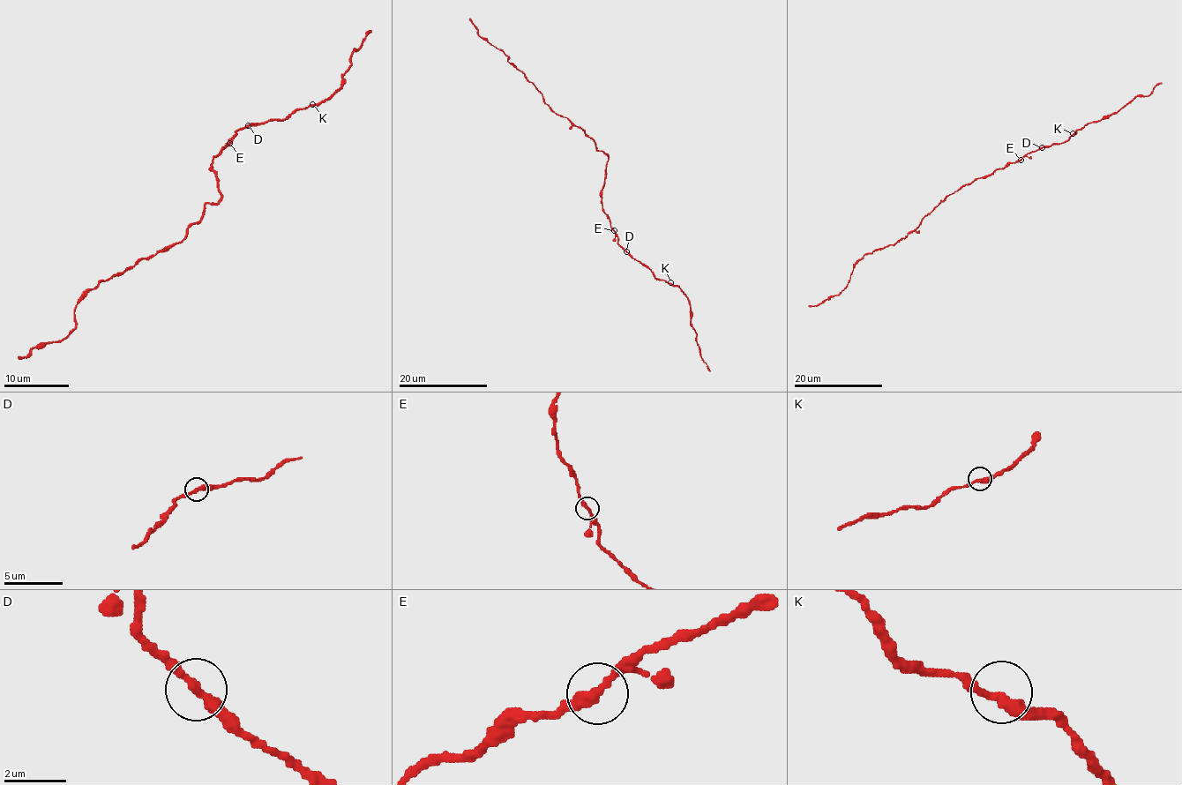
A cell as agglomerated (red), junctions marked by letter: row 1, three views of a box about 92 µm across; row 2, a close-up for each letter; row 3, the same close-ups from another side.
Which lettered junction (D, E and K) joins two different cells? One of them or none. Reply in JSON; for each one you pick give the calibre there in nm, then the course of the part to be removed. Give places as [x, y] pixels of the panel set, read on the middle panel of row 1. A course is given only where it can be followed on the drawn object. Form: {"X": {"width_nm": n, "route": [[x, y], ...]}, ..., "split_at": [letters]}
{"split_at": []}

